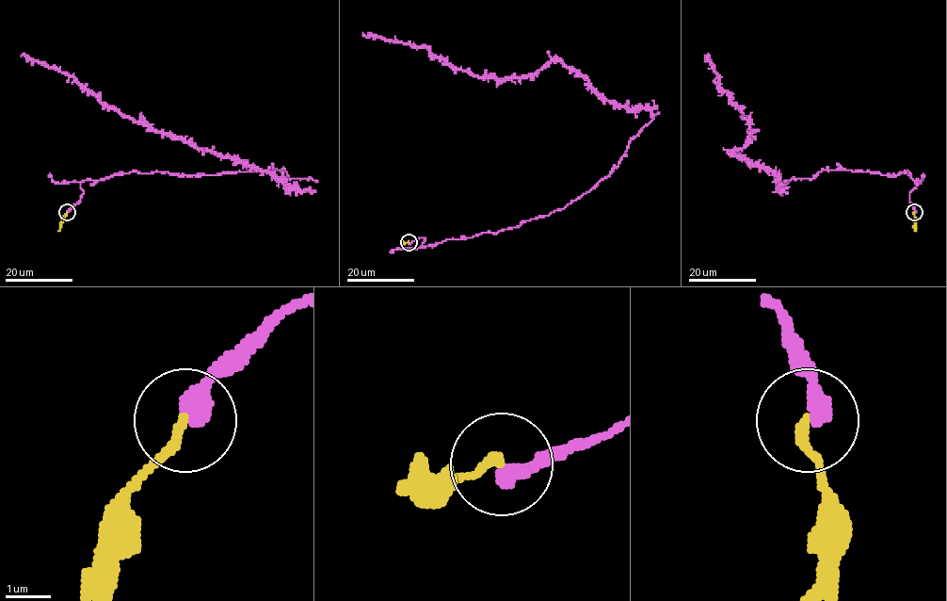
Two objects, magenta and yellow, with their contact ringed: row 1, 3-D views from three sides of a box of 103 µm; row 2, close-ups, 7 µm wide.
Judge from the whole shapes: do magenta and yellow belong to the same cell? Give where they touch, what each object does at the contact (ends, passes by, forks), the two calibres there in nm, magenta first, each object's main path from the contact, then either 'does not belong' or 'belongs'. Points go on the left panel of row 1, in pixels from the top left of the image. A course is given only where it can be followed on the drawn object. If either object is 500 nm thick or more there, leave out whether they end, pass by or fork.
(67, 212) | magenta ends | yellow ends | 440/200 nm | magenta via (67, 212), (82, 181), (136, 171), (274, 169), (312, 180), (290, 188), (155, 132), (72, 77), (21, 56) | yellow via (67, 213), (58, 231) | belongs

